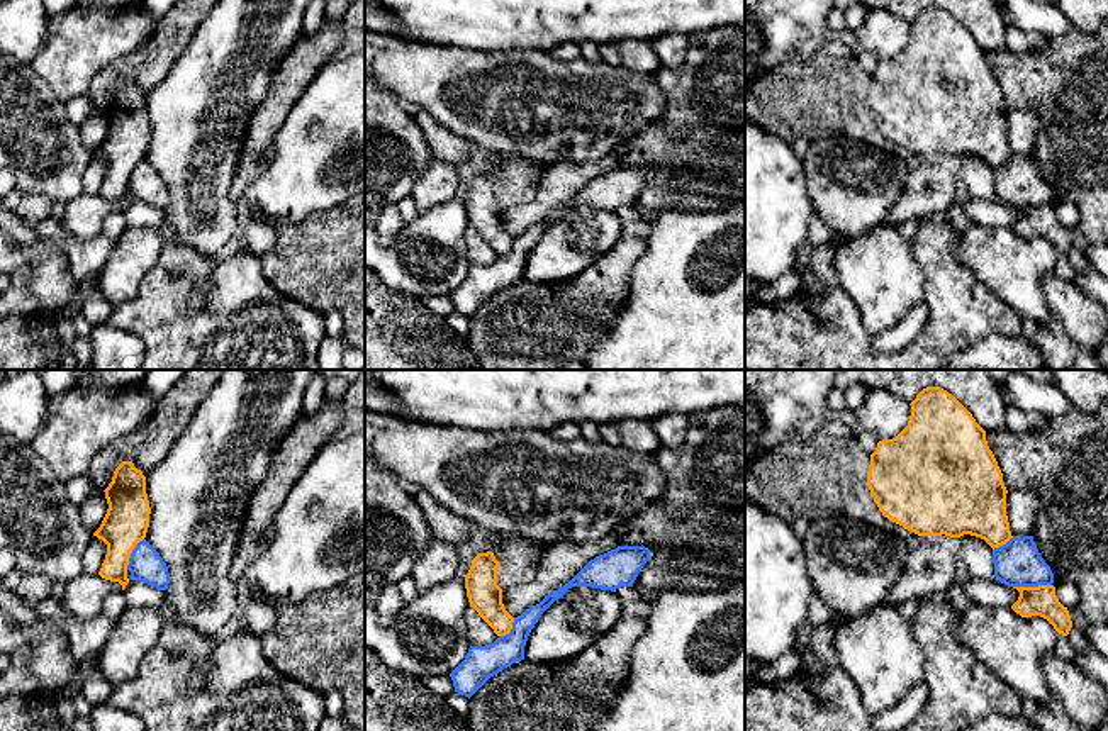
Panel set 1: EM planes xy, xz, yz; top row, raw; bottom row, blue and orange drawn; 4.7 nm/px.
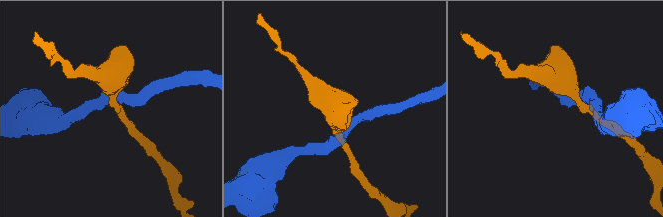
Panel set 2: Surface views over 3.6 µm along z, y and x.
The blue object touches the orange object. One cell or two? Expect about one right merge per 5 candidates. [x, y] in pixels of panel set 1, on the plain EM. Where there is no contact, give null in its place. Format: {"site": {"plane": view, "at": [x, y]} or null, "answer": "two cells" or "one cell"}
{"site": {"plane": "yz", "at": [1032, 206]}, "answer": "two cells"}

